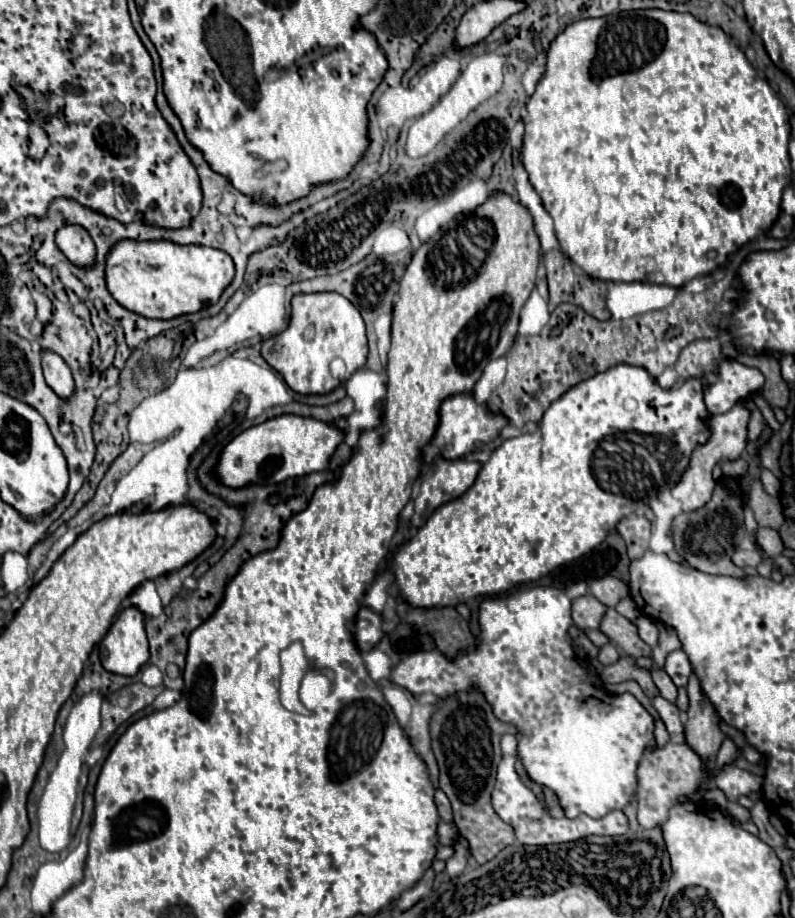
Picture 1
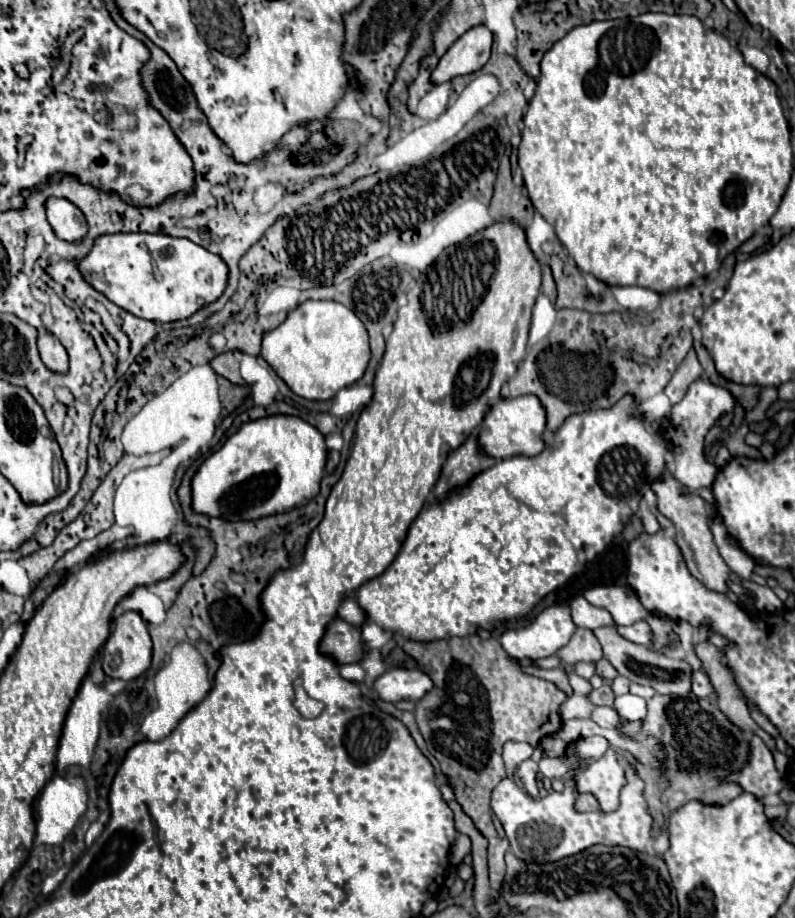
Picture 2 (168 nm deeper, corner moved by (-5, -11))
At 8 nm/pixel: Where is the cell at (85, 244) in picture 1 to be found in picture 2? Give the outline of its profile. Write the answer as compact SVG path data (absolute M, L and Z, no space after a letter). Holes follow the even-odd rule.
M52 196L46 200L44 208L46 208L48 222L54 228L58 238L68 240L68 242L78 242L88 232L88 224L84 220L84 214L70 200Z

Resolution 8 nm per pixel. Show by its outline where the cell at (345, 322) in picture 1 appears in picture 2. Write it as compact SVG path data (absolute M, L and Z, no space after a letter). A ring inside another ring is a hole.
M306 300L262 338L262 358L306 400L330 400L338 390L358 382L370 360L368 332L360 318L334 300Z

